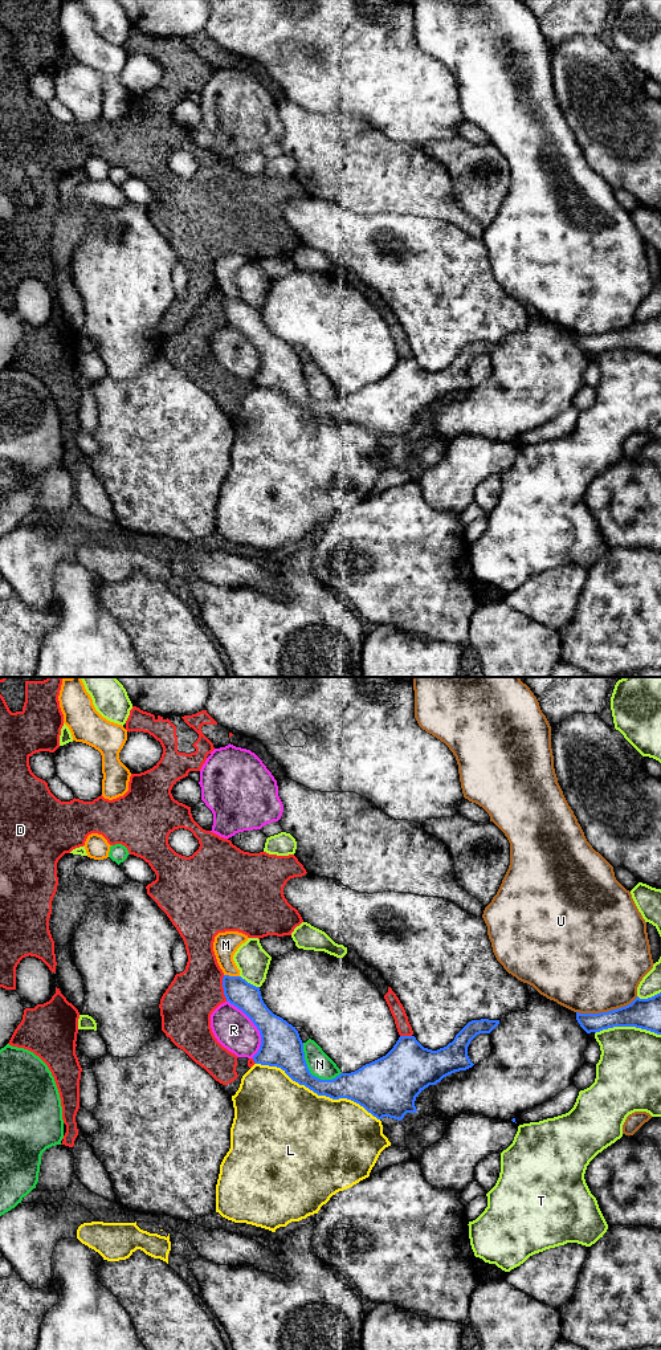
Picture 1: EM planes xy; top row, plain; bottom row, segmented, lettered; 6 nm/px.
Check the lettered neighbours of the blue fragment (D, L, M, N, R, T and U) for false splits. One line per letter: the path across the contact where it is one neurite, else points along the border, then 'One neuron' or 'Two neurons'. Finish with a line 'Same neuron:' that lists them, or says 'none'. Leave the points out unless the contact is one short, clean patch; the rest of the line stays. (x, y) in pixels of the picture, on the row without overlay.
D: Two neurons
L: Two neurons
M: Boundary: xy (224, 296), (239, 298). Two neurons
N: Two neurons
R: Two neurons
T: Two neurons
U: Two neurons
Same neuron: none

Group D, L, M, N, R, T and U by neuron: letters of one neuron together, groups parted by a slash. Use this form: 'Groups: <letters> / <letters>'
Groups: D / L / M / N / R / T / U

